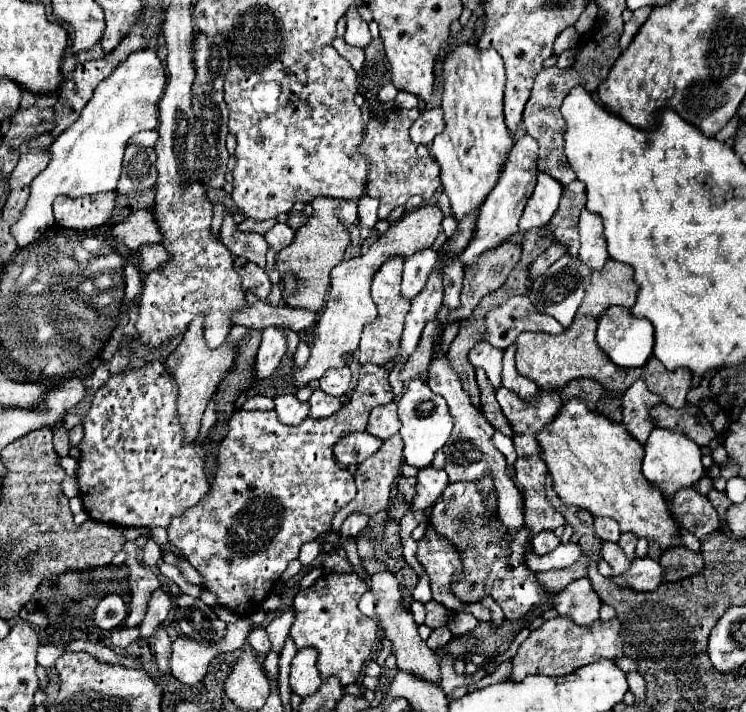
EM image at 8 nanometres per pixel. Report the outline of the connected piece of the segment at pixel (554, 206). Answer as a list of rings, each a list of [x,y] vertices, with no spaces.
[[[538,172],[536,188],[520,218],[520,230],[526,232],[530,228],[546,226],[548,220],[558,210],[560,196],[562,196],[562,184],[556,178],[552,178],[548,172]]]

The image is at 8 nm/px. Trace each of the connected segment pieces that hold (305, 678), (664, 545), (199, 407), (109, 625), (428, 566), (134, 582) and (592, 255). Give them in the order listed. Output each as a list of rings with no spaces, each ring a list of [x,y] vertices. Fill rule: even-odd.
[[[300,648],[290,664],[290,686],[298,696],[310,696],[322,684],[320,674],[316,672],[316,650]]]
[[[572,398],[560,408],[552,424],[540,430],[538,442],[554,480],[554,490],[566,504],[588,508],[592,516],[612,518],[618,522],[620,532],[656,542],[660,550],[680,546],[680,526],[670,516],[666,498],[654,484],[644,480],[640,468],[644,446],[632,440],[622,424],[590,412],[578,398]]]
[[[196,316],[196,320],[192,320],[192,324],[188,326],[178,348],[164,362],[164,370],[168,374],[172,374],[172,382],[178,386],[178,402],[176,404],[178,404],[178,416],[180,416],[180,424],[184,428],[186,444],[196,440],[206,404],[210,402],[218,384],[226,378],[226,374],[234,366],[234,360],[238,354],[236,342],[224,342],[220,348],[208,348],[202,326],[204,326],[204,316]]]
[[[110,594],[110,596],[104,596],[98,602],[98,606],[94,610],[94,620],[96,620],[96,624],[100,628],[112,630],[112,628],[118,628],[122,624],[122,620],[126,618],[126,614],[128,612],[126,612],[126,606],[124,606],[122,598]]]
[[[430,526],[418,542],[416,558],[432,580],[434,600],[444,604],[450,612],[464,612],[468,604],[458,600],[458,596],[454,596],[452,592],[452,578],[460,576],[462,572],[462,560],[454,544],[450,544],[450,540],[440,536],[436,528]]]
[[[126,542],[124,552],[128,554],[124,564],[130,570],[128,584],[130,584],[130,592],[132,592],[132,602],[138,602],[138,604],[130,604],[130,614],[124,622],[126,628],[132,628],[132,626],[138,626],[140,620],[144,618],[146,602],[148,602],[150,594],[160,586],[160,580],[152,568],[138,562],[138,548],[134,542]],[[134,606],[136,606],[136,612],[134,612]]]
[[[584,208],[580,212],[578,230],[580,230],[580,256],[578,258],[588,268],[600,270],[608,260],[608,250],[606,250],[606,240],[604,240],[604,232],[602,232],[600,214],[588,212]]]

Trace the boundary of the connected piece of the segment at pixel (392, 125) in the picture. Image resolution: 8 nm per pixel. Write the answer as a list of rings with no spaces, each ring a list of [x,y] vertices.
[[[396,108],[396,112],[390,112],[382,122],[376,118],[370,118],[366,124],[364,140],[360,144],[360,154],[368,160],[368,186],[366,194],[380,200],[378,216],[388,218],[388,214],[406,204],[406,200],[414,194],[420,194],[424,200],[432,198],[436,190],[440,188],[440,172],[434,158],[430,158],[430,152],[426,146],[418,146],[410,140],[410,126],[420,116],[420,108]]]

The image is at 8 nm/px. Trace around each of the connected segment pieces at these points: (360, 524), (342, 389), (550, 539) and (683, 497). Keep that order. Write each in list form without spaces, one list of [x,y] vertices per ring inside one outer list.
[[[350,514],[344,520],[342,528],[340,528],[340,536],[342,538],[356,538],[366,526],[368,526],[368,516],[364,516],[364,514]]]
[[[330,368],[320,378],[320,388],[330,396],[344,396],[350,386],[350,368]]]
[[[544,530],[544,532],[540,532],[532,538],[532,548],[538,556],[544,556],[544,554],[552,552],[558,544],[560,544],[560,538],[554,532],[548,532],[548,530]]]
[[[680,488],[670,500],[670,510],[676,520],[700,540],[712,536],[712,532],[720,528],[716,508],[694,488]]]

